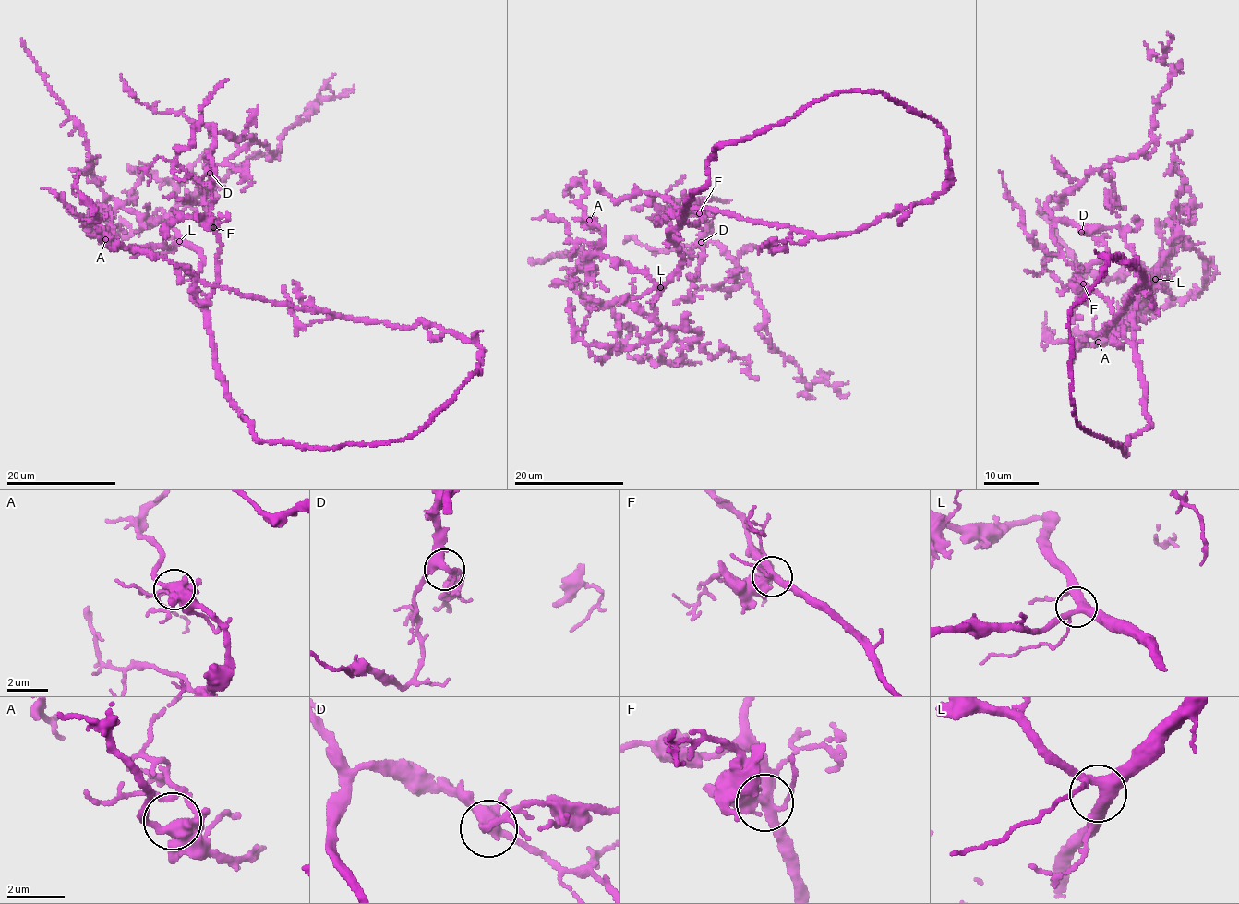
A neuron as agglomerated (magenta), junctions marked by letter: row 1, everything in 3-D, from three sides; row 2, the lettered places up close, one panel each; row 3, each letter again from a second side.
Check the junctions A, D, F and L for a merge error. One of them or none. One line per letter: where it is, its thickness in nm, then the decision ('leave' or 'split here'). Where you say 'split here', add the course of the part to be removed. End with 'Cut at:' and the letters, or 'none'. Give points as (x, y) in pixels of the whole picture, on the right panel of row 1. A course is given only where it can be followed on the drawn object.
A: at (1098, 342); 420 nm thick; leave
D: at (1081, 232); 300 nm thick; leave
F: at (1083, 283); 340 nm thick; leave
L: at (1155, 279); 380 nm thick; leave
Cut at: none

